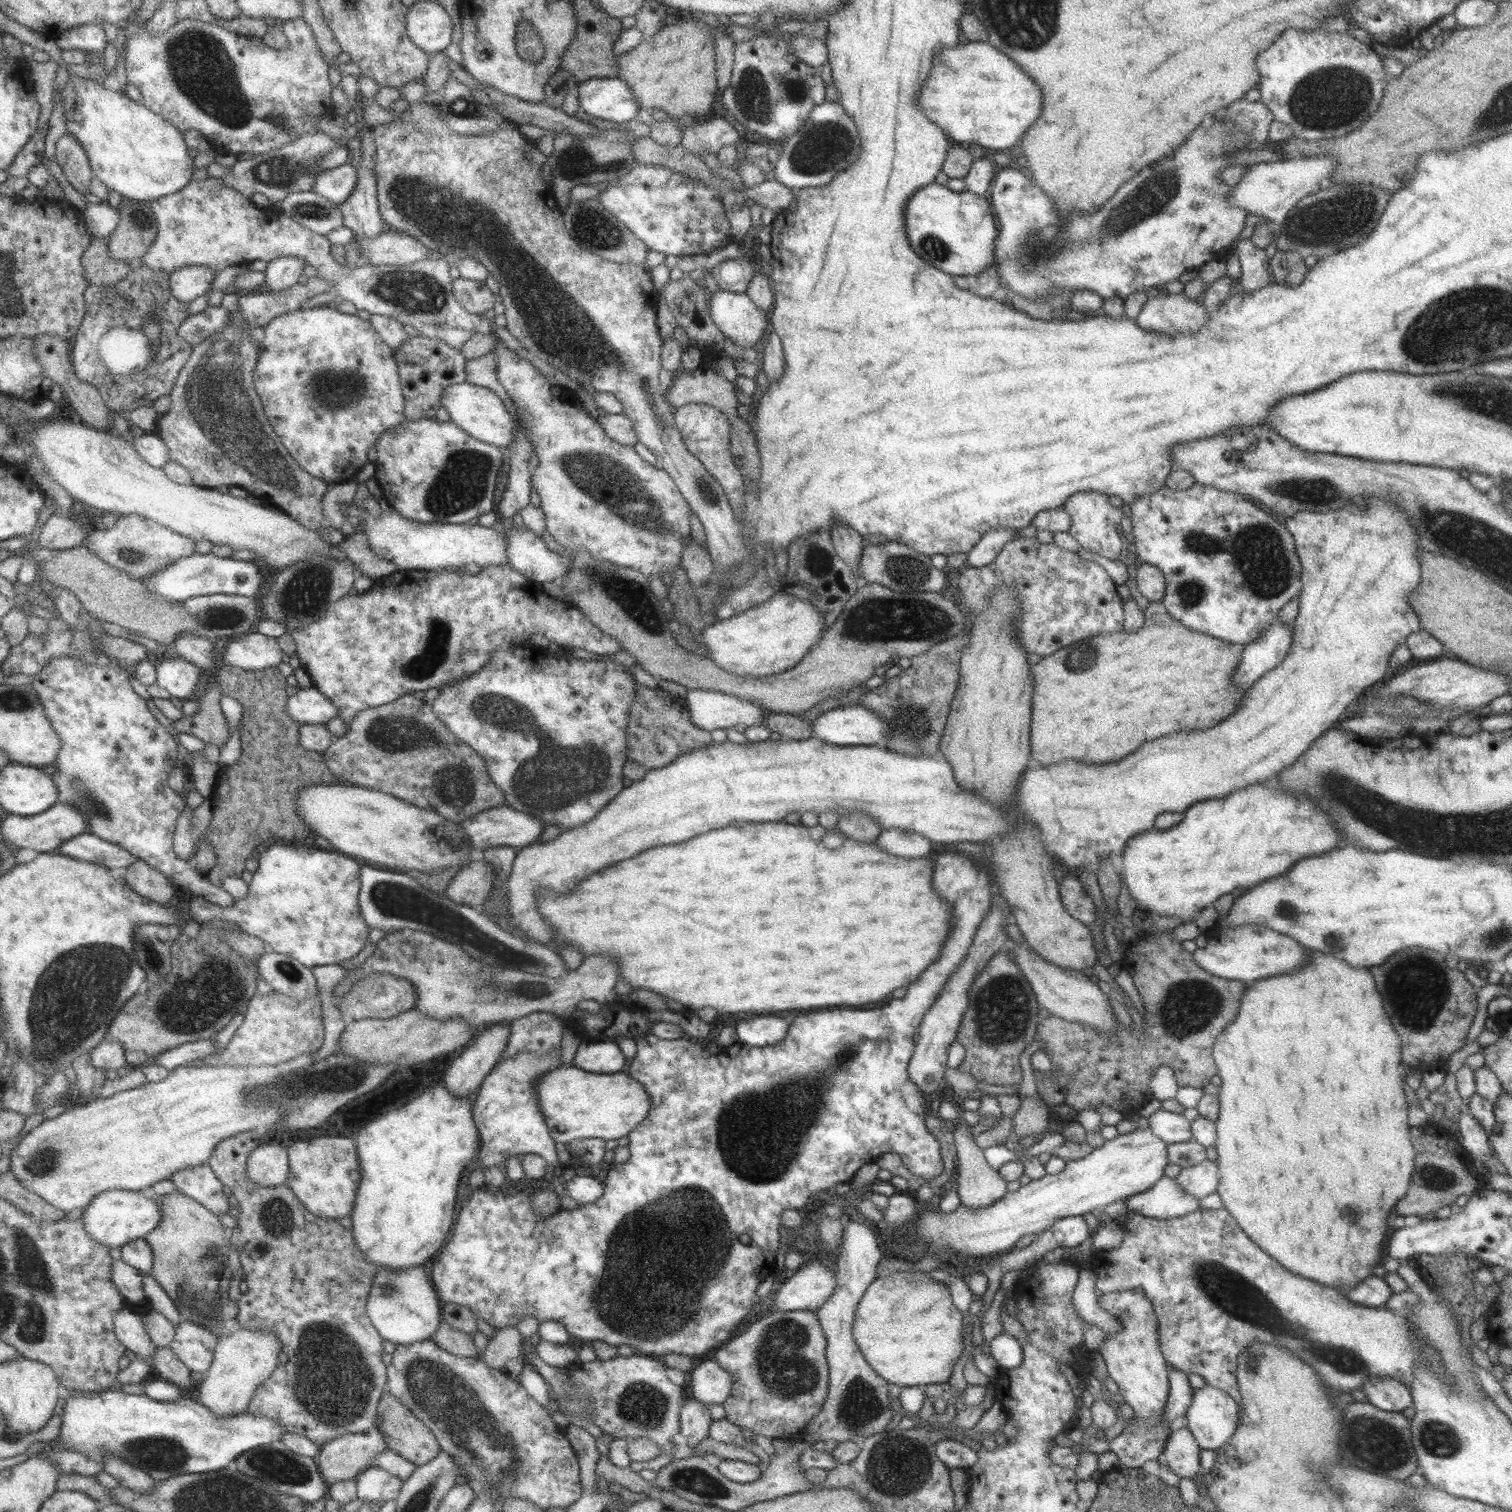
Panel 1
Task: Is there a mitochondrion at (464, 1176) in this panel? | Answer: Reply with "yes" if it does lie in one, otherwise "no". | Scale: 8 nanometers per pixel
no

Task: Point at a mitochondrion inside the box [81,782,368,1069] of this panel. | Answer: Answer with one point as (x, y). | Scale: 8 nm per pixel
(199, 1002)

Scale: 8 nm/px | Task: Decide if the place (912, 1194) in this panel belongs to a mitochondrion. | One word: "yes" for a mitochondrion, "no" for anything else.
no

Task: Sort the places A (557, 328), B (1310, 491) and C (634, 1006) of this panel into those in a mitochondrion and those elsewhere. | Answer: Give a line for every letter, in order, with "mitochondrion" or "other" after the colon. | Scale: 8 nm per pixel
A: mitochondrion
B: mitochondrion
C: other

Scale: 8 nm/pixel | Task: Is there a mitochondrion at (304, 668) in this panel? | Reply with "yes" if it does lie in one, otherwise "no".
no

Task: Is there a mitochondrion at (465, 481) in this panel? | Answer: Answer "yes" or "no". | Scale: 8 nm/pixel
yes

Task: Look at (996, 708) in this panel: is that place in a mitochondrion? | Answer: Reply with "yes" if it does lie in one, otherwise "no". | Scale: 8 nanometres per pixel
no

